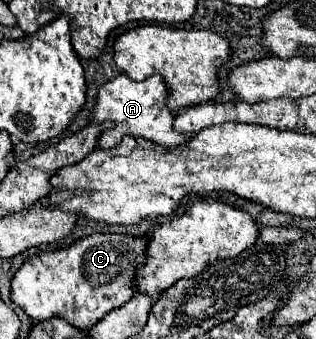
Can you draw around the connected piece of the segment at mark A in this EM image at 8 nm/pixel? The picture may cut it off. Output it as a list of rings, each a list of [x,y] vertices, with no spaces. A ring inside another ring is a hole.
[[[119,75],[99,87],[97,101],[91,111],[91,123],[113,123],[113,127],[103,131],[103,147],[117,145],[125,135],[145,137],[163,147],[177,147],[189,137],[173,131],[173,113],[165,105],[167,87],[159,75],[151,75],[145,81],[131,81],[127,75]]]

